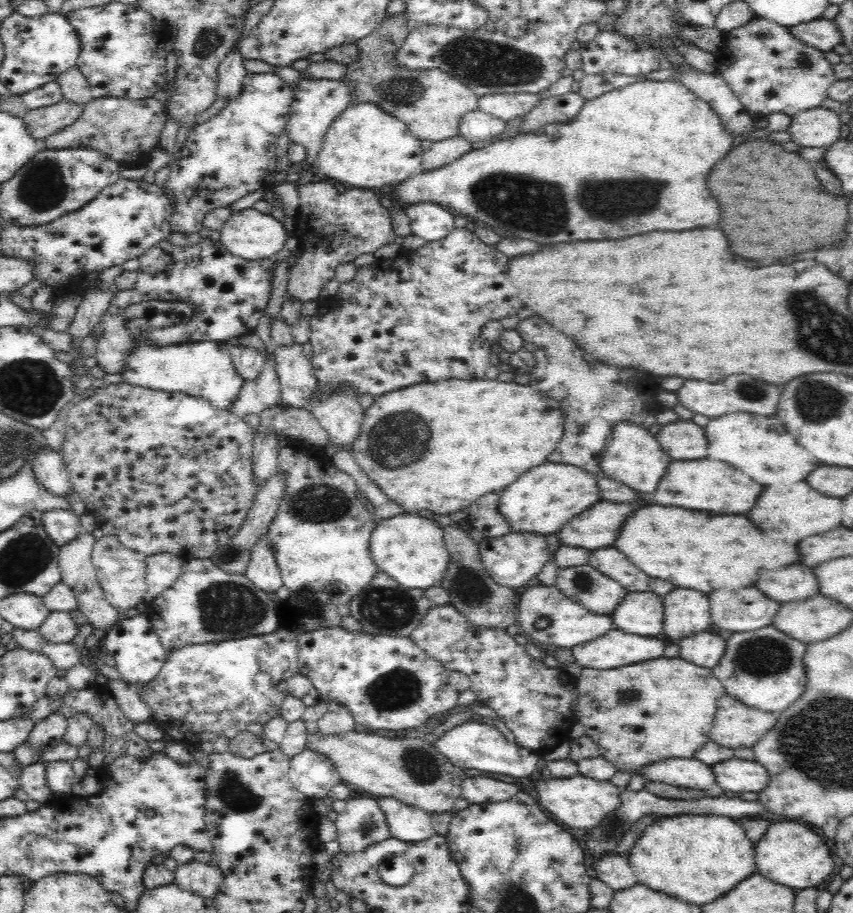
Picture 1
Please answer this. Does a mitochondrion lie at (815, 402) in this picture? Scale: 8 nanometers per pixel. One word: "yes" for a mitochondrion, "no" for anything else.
yes

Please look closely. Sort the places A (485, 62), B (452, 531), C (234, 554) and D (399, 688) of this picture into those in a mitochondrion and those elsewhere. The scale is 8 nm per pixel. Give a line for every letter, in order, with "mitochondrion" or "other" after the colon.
A: mitochondrion
B: other
C: mitochondrion
D: mitochondrion

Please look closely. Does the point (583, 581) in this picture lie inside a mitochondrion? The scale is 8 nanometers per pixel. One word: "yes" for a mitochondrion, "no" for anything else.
yes

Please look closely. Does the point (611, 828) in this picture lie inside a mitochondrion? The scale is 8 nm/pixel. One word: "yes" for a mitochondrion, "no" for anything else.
yes

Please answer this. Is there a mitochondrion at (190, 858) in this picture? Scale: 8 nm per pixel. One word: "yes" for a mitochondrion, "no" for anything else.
no

